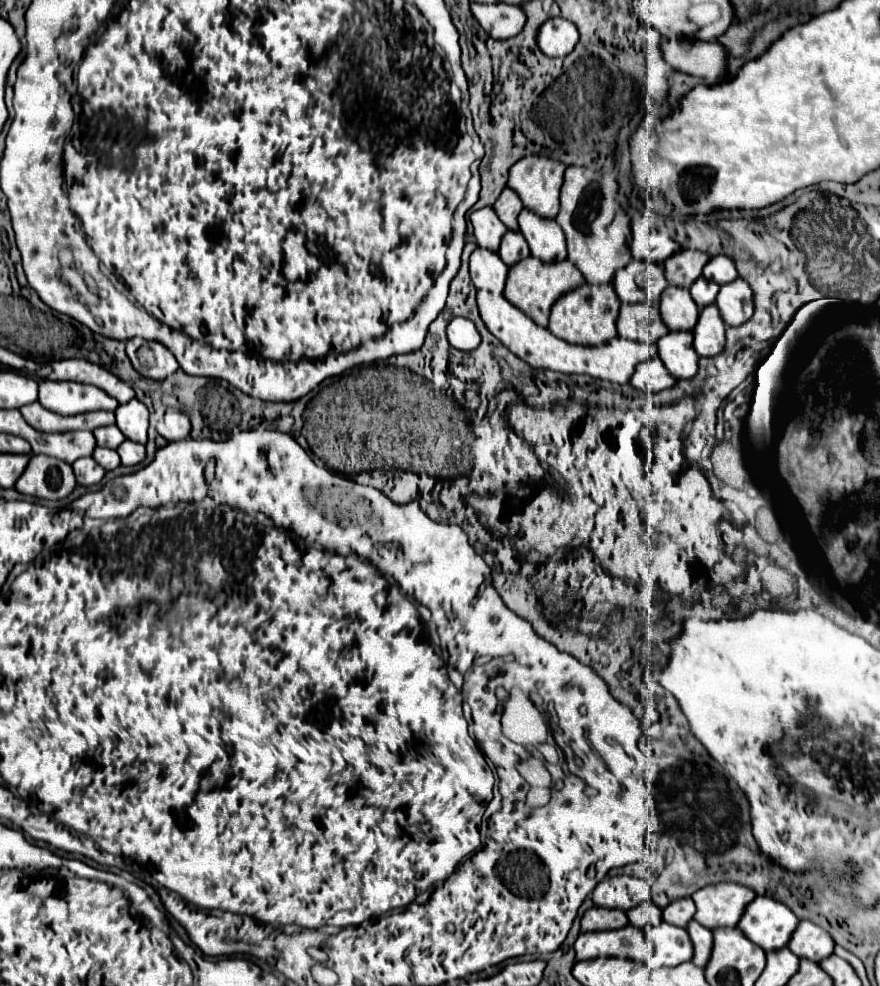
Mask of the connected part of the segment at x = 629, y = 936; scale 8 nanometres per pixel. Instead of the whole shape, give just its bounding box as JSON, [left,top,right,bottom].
[575,925,651,961]

